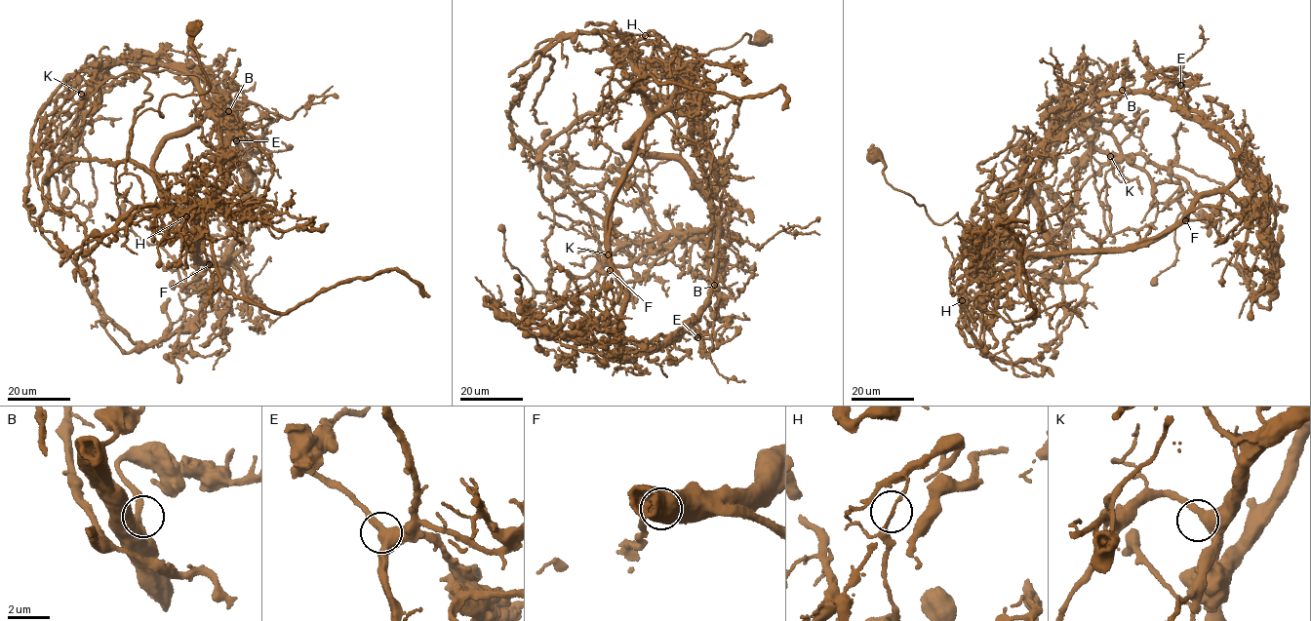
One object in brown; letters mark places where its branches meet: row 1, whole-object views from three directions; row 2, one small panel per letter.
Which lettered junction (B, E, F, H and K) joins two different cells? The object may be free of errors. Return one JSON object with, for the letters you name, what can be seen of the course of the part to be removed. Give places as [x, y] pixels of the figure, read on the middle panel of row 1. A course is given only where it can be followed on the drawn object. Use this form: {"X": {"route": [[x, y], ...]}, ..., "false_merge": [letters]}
{"H": {"route": [[646, 34], [611, 76], [667, 102], [673, 147], [705, 181], [725, 173], [740, 102], [688, 115], [699, 107]]}, "false_merge": ["H"]}

